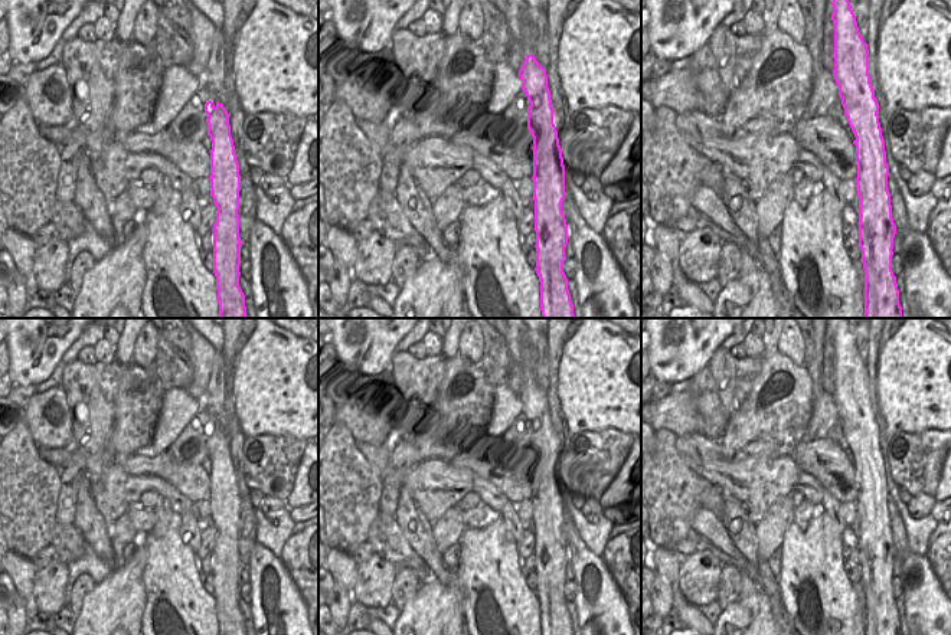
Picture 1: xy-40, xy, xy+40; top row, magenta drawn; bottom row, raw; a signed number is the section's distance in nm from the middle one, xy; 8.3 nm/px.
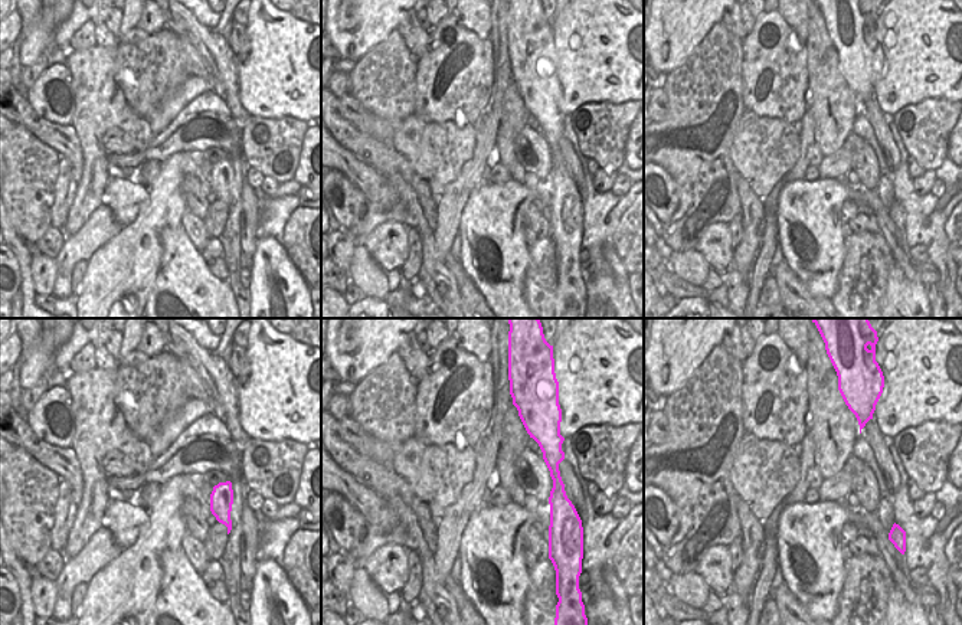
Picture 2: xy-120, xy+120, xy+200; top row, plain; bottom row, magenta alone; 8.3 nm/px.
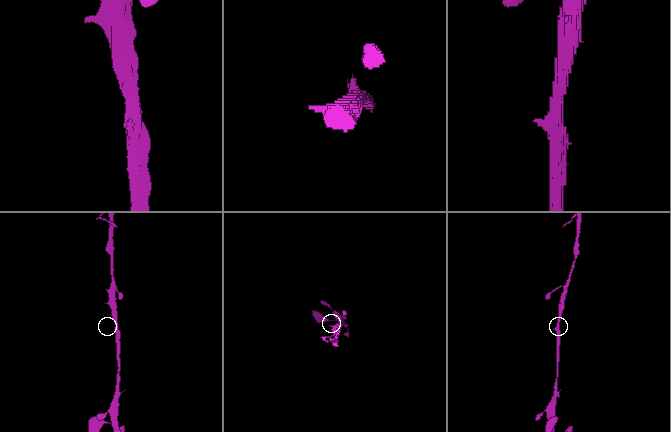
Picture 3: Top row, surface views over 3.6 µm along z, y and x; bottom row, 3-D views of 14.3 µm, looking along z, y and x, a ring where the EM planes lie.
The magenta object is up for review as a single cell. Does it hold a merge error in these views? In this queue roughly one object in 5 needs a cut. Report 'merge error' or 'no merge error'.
no merge error

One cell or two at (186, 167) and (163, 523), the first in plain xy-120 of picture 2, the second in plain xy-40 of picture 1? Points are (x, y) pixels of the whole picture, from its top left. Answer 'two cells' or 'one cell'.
one cell

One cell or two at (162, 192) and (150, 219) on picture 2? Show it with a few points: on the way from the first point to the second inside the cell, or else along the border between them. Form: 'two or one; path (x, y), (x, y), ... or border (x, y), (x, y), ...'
one; path (162, 199), (162, 208), (157, 212)

